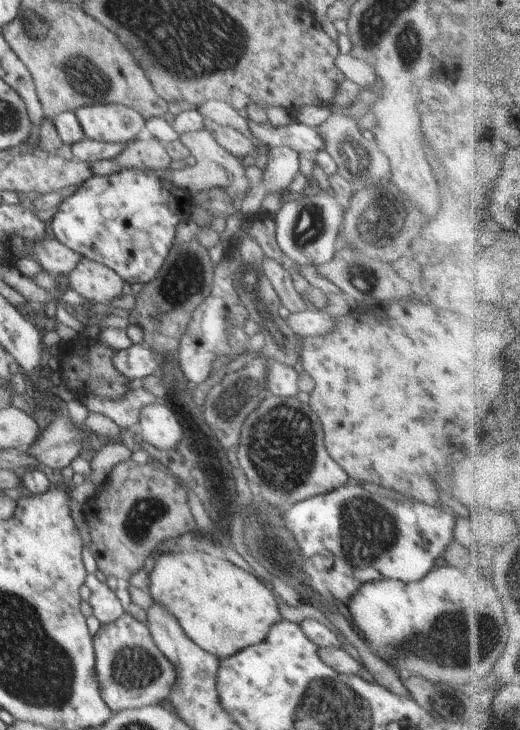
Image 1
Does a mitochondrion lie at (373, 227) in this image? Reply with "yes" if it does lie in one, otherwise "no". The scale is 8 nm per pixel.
yes

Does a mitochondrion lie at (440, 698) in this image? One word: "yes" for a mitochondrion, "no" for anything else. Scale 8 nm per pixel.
yes

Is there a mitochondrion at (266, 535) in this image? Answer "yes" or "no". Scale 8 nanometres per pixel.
yes

